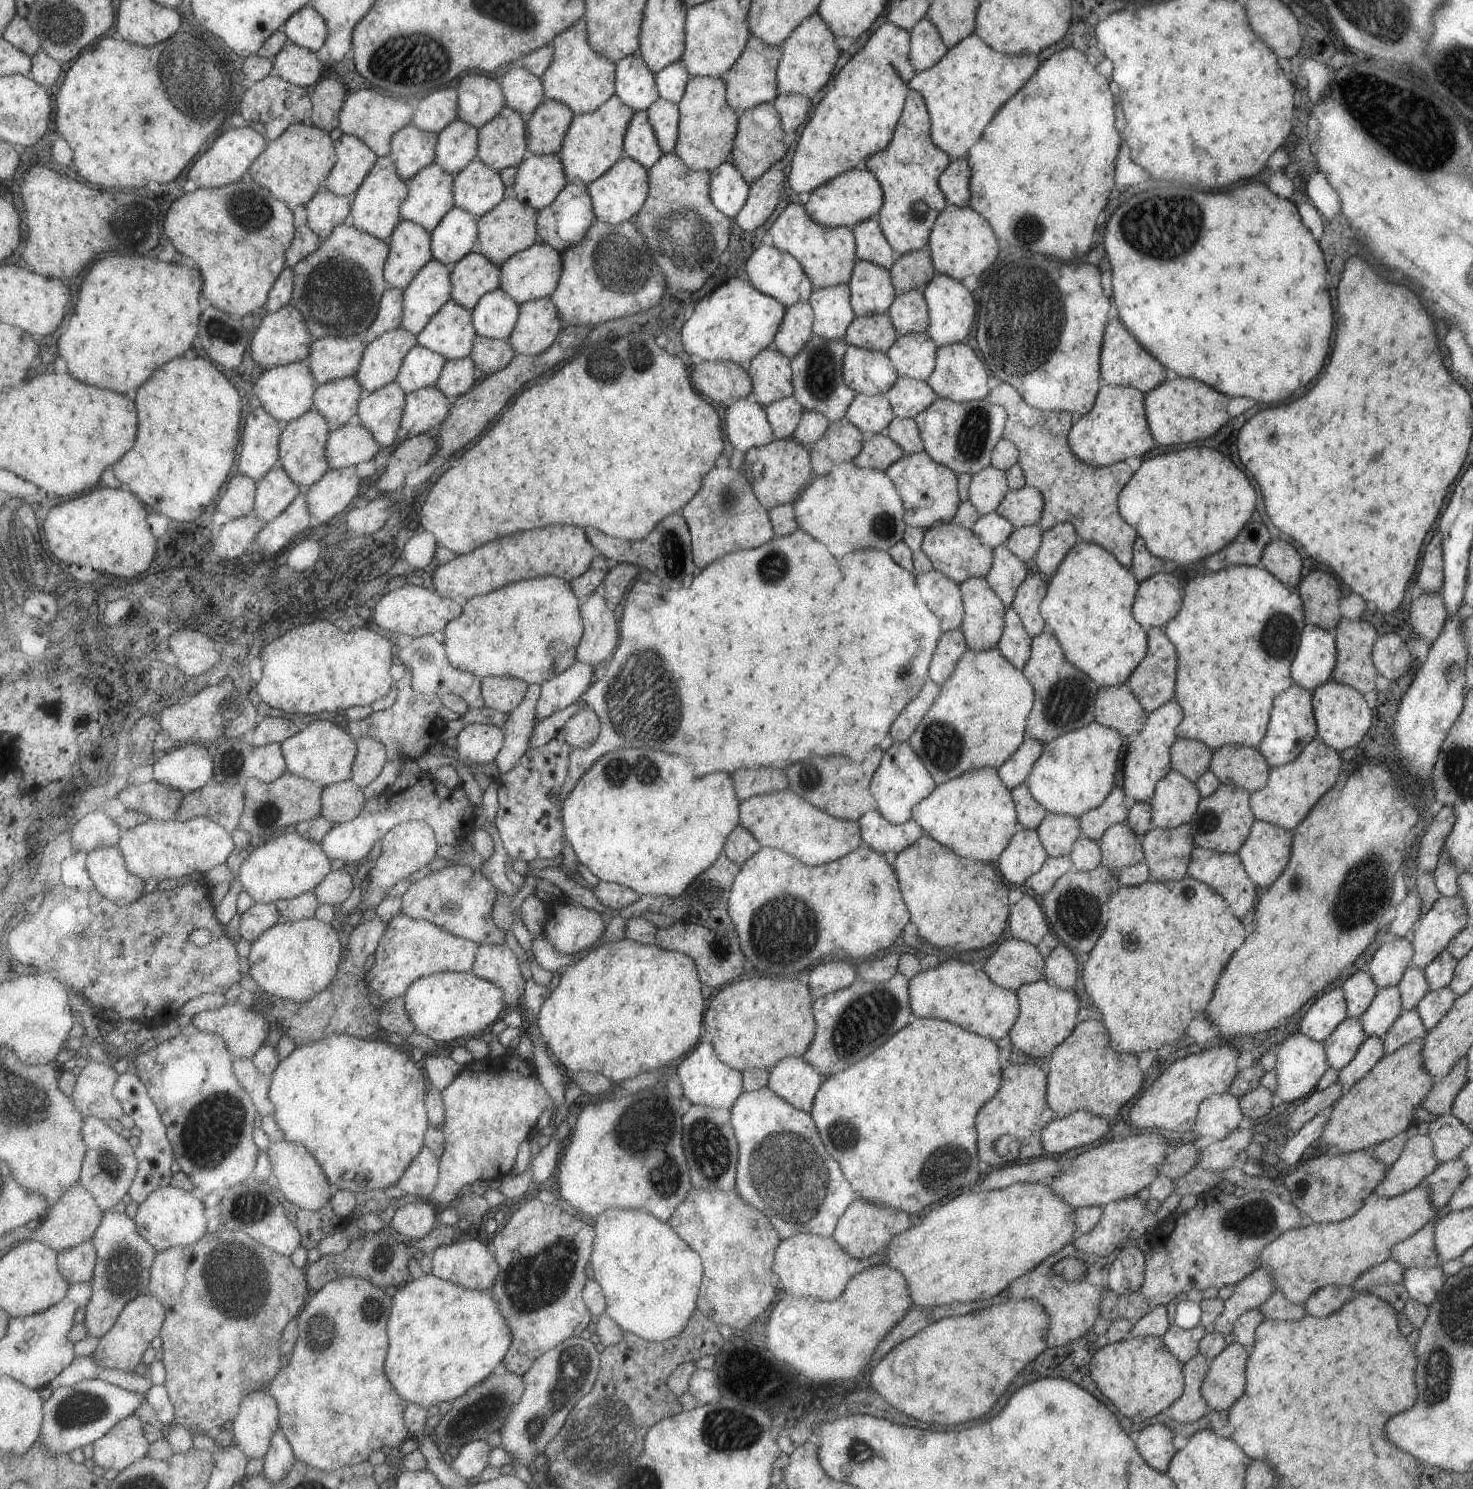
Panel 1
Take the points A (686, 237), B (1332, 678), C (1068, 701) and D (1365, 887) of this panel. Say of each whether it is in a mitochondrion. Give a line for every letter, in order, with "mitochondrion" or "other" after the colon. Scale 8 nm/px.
A: mitochondrion
B: other
C: mitochondrion
D: mitochondrion

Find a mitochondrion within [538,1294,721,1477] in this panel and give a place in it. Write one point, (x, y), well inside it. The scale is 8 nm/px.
(601, 1435)

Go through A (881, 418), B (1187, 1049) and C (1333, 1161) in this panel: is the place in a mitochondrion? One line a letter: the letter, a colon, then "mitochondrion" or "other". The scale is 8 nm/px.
A: other
B: other
C: other

